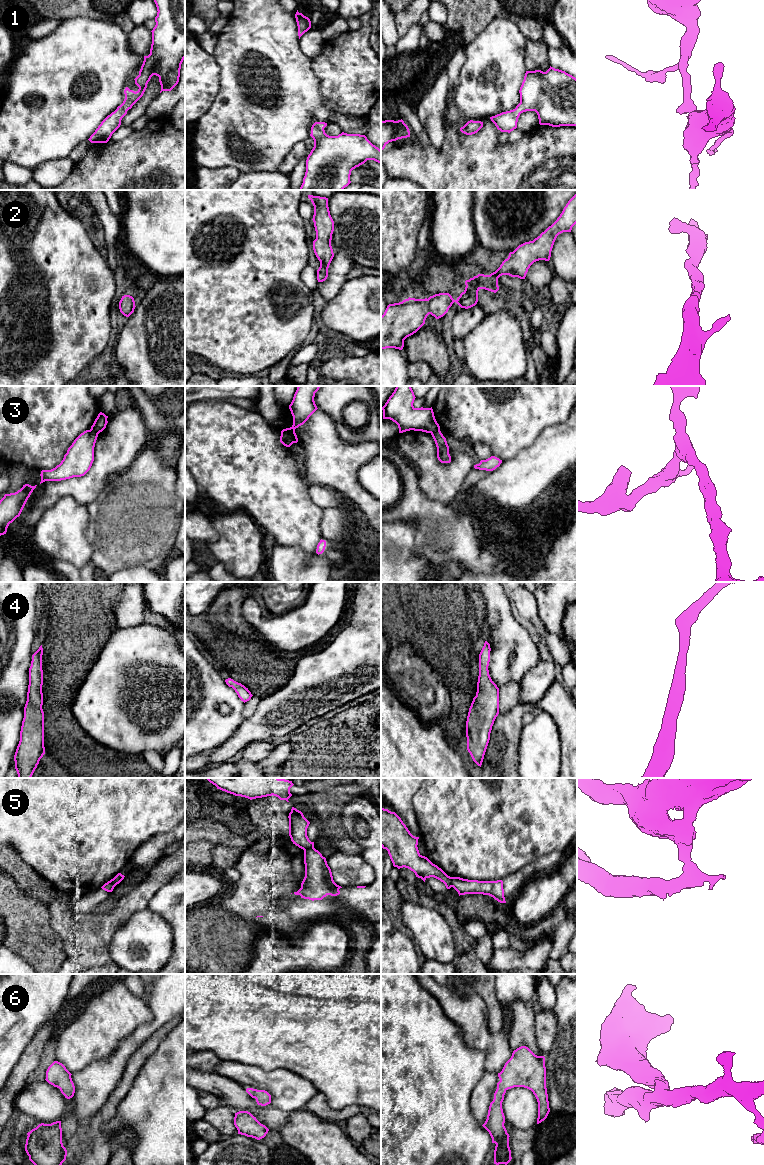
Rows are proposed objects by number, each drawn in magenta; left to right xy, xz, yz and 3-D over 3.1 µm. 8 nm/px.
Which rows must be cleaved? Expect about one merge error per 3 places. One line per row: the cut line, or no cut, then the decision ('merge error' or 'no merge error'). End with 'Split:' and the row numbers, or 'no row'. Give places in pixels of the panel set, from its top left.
1: no cut | no merge error
2: no cut | no merge error
3: xz (281, 433), (292, 443) | merge error
4: no cut | no merge error
5: xz (313, 847), (304, 851) | merge error
6: no cut | no merge error
Split: 3, 5

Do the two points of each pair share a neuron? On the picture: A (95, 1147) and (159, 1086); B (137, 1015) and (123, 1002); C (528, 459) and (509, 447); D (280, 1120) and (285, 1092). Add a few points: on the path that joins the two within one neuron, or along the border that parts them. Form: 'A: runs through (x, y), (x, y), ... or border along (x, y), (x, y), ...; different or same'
A: border along (116, 1112), (101, 1127), (106, 1135); different
B: runs through (134, 1012), (126, 1005); same
C: border along (536, 437), (528, 446), (512, 457), (502, 461); different
D: border along (271, 1102), (279, 1109), (290, 1113); different

